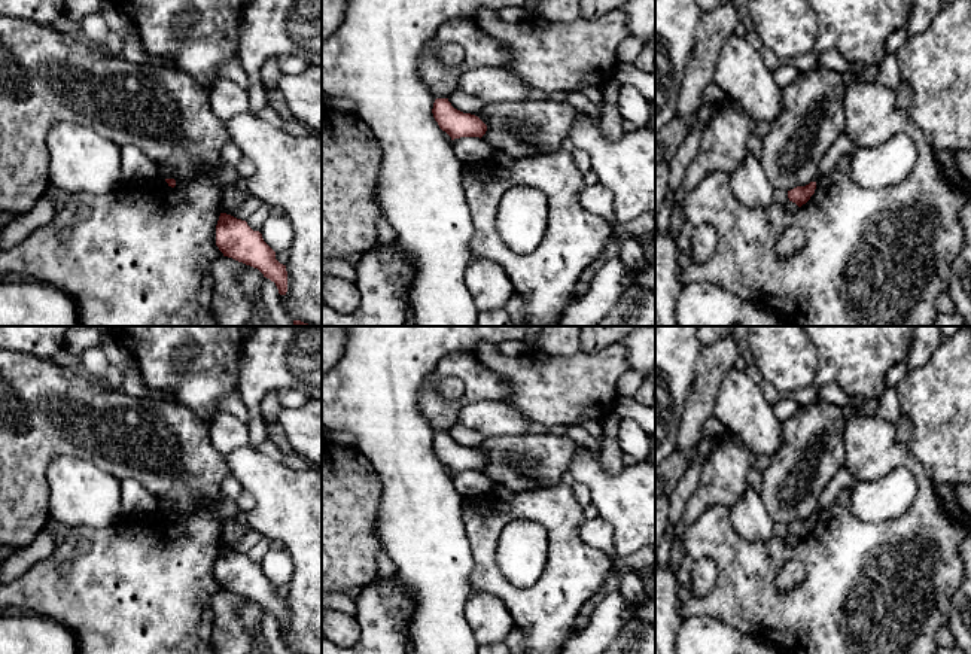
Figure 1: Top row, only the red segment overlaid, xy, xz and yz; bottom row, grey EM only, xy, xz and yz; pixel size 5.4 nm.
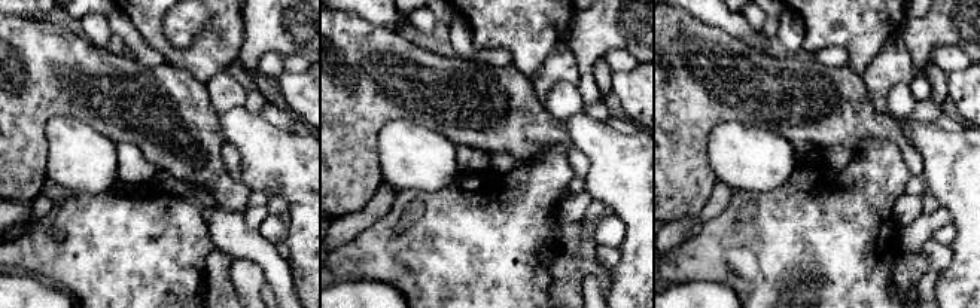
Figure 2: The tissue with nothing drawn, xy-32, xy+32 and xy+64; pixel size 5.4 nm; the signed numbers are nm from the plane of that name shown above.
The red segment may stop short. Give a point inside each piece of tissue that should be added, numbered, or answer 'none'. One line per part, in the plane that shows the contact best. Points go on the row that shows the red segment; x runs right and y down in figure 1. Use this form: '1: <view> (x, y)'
none

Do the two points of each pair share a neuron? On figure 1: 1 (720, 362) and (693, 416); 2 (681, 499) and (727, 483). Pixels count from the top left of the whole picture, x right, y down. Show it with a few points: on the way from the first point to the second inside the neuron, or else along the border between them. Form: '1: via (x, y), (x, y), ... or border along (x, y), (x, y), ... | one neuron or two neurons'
1: via (708, 376), (700, 402) | one neuron
2: border along (703, 464), (699, 486), (685, 504), (681, 519) | two neurons

